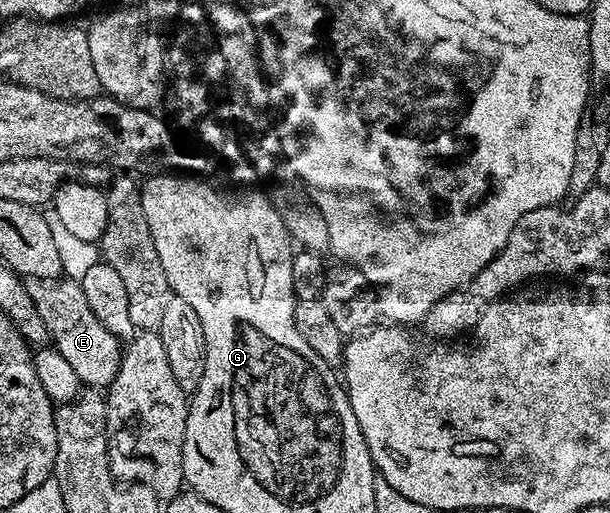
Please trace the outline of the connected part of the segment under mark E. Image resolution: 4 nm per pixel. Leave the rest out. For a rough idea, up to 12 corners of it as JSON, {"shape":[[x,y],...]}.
{"shape":[[27,280],[54,350],[80,385],[106,389],[123,348],[82,287]]}

